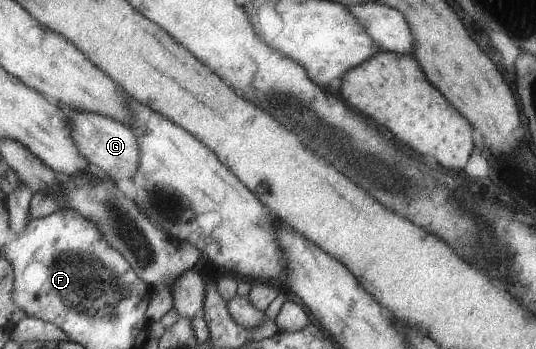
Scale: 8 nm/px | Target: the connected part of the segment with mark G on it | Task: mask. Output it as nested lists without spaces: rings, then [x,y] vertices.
[[[68,110],[73,121],[73,138],[81,152],[94,167],[118,183],[120,179],[133,180],[141,168],[141,143],[137,133],[128,126],[100,114]]]

